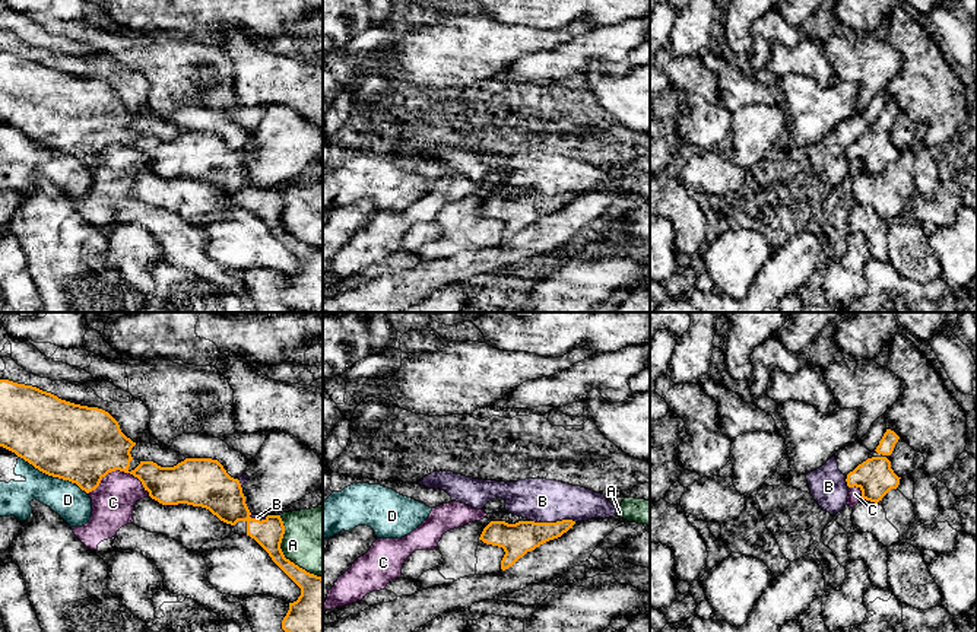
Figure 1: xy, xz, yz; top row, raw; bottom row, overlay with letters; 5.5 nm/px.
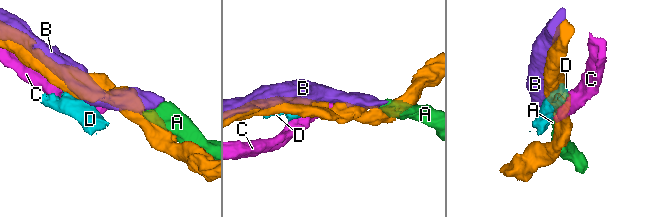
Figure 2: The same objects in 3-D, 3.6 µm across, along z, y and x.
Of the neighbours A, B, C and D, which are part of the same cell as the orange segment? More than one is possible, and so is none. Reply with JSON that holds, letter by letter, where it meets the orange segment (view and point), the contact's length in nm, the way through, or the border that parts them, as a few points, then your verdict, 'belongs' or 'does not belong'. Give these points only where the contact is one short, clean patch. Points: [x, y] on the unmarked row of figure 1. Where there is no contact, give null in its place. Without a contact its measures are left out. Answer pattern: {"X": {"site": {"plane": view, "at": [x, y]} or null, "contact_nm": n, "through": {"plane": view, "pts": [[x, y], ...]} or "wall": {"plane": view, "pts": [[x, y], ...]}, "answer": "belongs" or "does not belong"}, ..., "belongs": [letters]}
{"A": {"site": {"plane": "xy", "at": [284, 228]}, "contact_nm": 420, "answer": "does not belong"}, "B": {"site": {"plane": "xz", "at": [554, 196]}, "contact_nm": 240, "answer": "does not belong"}, "C": {"site": {"plane": "xy", "at": [121, 143]}, "contact_nm": 360, "wall": {"plane": "xy", "pts": [[88, 167], [108, 146], [123, 143], [132, 146], [151, 170]]}, "answer": "does not belong"}, "D": {"site": {"plane": "xy", "at": [53, 149]}, "contact_nm": 440, "answer": "does not belong"}, "belongs": []}

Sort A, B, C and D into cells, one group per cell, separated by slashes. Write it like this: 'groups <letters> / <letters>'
groups A B / C / D

